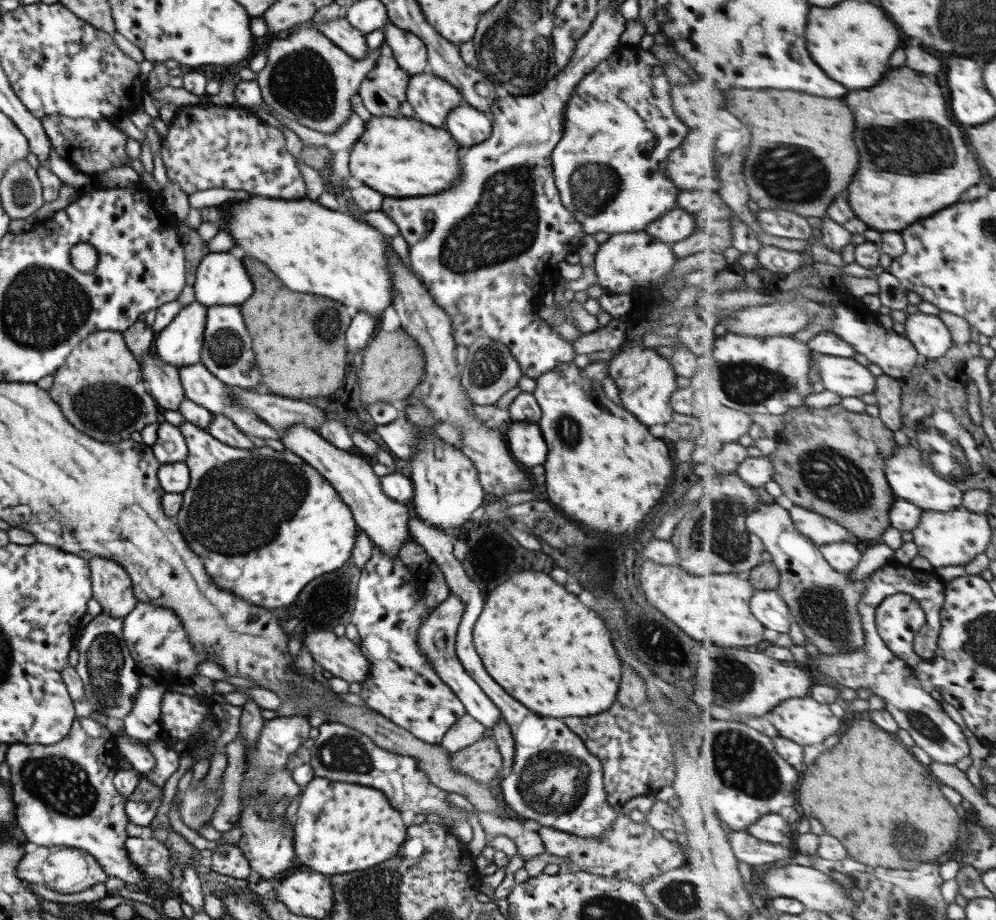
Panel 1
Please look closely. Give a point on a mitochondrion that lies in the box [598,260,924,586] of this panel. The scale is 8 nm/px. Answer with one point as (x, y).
(834, 478)

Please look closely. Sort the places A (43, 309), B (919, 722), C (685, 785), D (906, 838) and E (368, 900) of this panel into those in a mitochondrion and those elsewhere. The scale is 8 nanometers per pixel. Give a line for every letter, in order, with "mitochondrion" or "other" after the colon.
A: mitochondrion
B: mitochondrion
C: other
D: mitochondrion
E: mitochondrion

